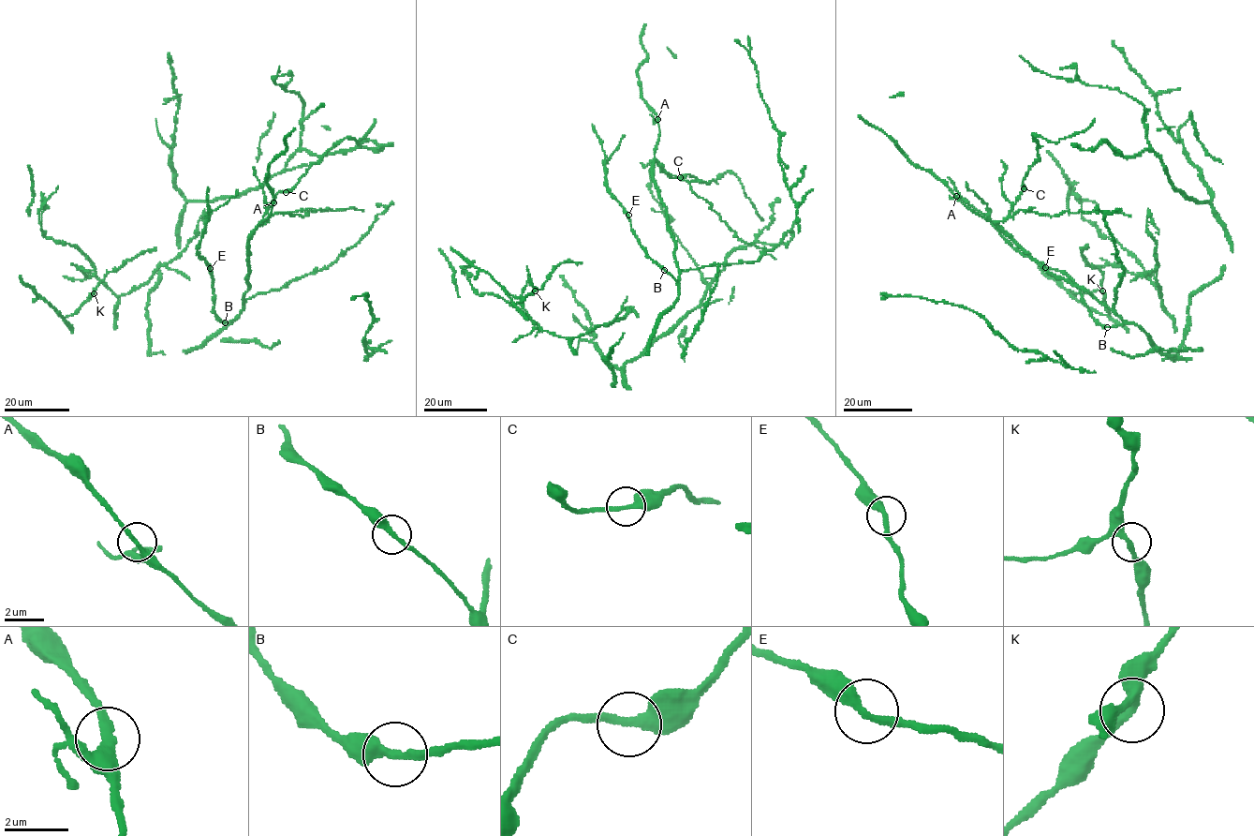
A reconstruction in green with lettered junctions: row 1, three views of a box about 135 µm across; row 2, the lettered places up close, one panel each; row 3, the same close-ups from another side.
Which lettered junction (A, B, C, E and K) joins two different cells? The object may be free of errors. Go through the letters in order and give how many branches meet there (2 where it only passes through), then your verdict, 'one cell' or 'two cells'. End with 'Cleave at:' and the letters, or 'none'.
A: branches 2; one cell
B: branches 2; one cell
C: branches 2; one cell
E: branches 2; one cell
K: branches 2; one cell
Cleave at: none

